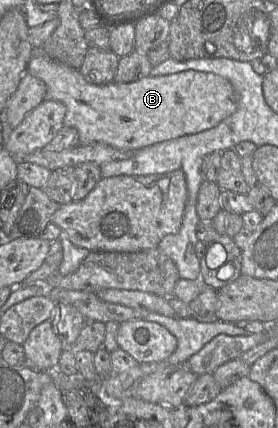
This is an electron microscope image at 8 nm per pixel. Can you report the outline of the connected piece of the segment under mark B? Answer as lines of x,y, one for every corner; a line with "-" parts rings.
34,48
27,71
45,83
45,100
59,101
66,106
64,125
78,131
80,144
104,143
120,150
137,151
160,142
211,129
231,116
238,107
237,93
227,79
196,70
148,76
130,83
95,85
87,82
79,70
53,60
42,48

